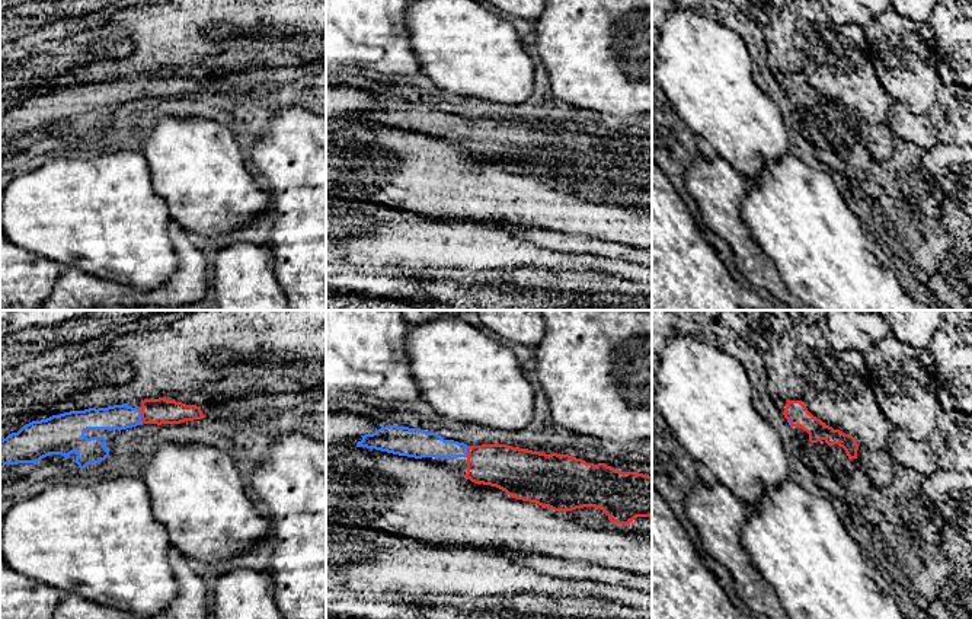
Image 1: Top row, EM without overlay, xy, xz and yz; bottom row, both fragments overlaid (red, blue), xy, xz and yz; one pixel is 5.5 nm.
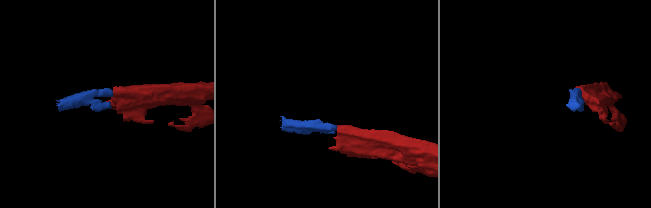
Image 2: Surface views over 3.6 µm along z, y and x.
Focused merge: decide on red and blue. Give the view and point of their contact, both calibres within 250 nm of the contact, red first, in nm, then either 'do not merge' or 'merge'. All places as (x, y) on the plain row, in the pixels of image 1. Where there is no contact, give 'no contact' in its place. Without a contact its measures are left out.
meets red in xy at (141, 91); 140 nm thick on the red side, 140 nm on the other; merge

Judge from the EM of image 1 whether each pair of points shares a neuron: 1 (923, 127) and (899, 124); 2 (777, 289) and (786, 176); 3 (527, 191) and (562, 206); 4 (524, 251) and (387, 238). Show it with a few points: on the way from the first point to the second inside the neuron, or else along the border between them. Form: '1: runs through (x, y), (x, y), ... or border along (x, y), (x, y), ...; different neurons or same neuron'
1: runs through (917, 127), (905, 124); same neuron
2: border along (757, 245), (795, 294); different neurons
3: runs through (536, 200), (544, 206), (553, 206); same neuron
4: runs through (491, 246), (421, 243); same neuron

